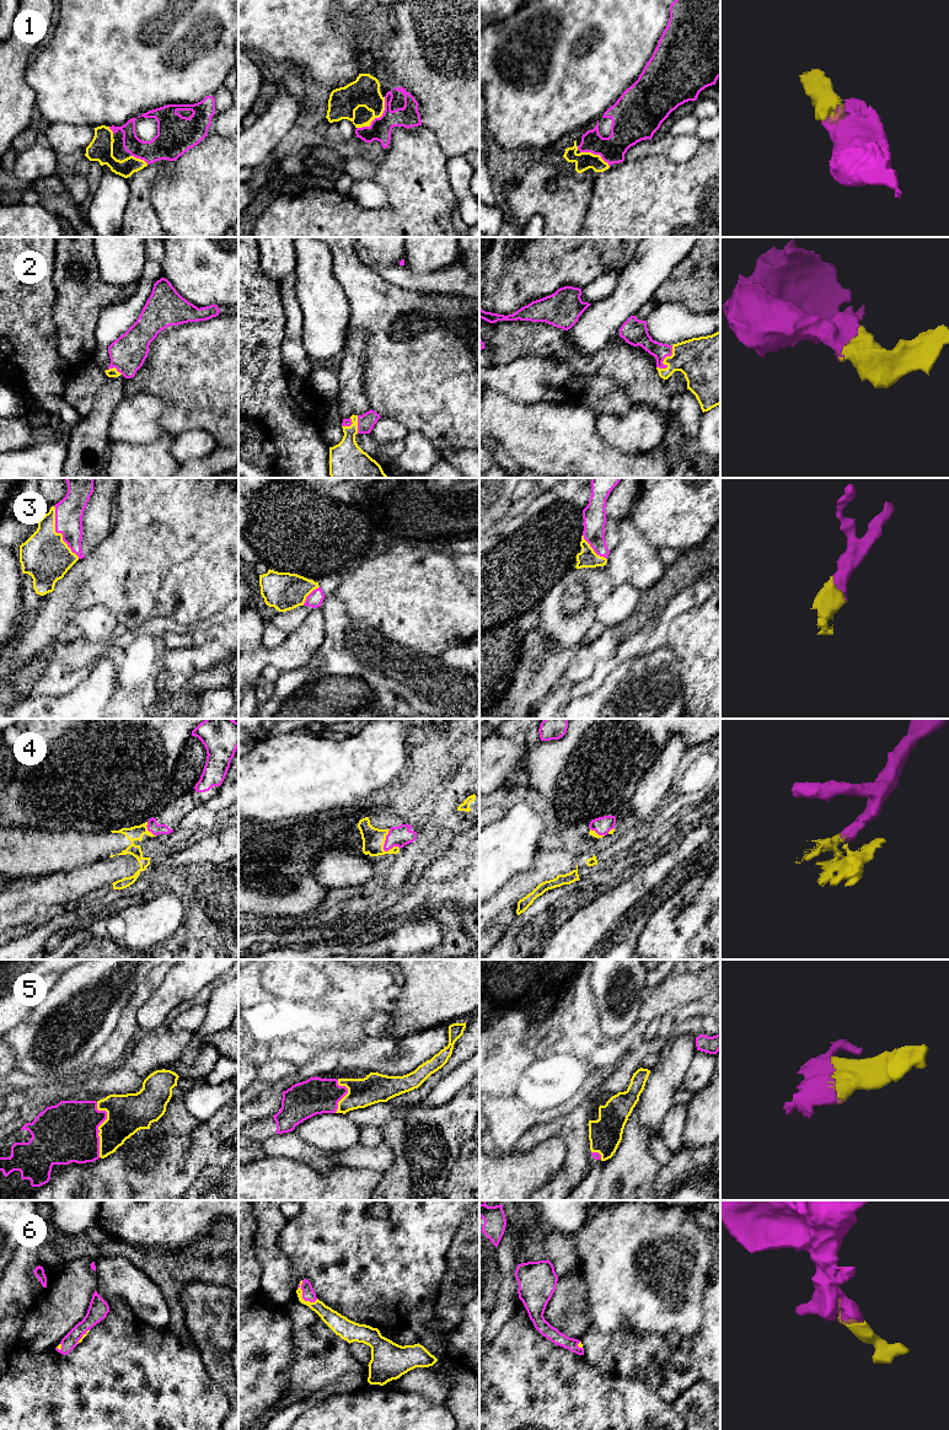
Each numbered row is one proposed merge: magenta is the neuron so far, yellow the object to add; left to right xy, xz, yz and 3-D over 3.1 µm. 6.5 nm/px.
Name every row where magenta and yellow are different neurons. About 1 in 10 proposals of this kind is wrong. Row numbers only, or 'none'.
none

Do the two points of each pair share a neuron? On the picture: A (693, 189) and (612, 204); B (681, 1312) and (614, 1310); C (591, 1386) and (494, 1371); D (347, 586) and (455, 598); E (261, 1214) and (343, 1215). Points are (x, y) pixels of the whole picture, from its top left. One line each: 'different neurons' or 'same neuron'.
A: same neuron
B: same neuron
C: same neuron
D: same neuron
E: different neurons

